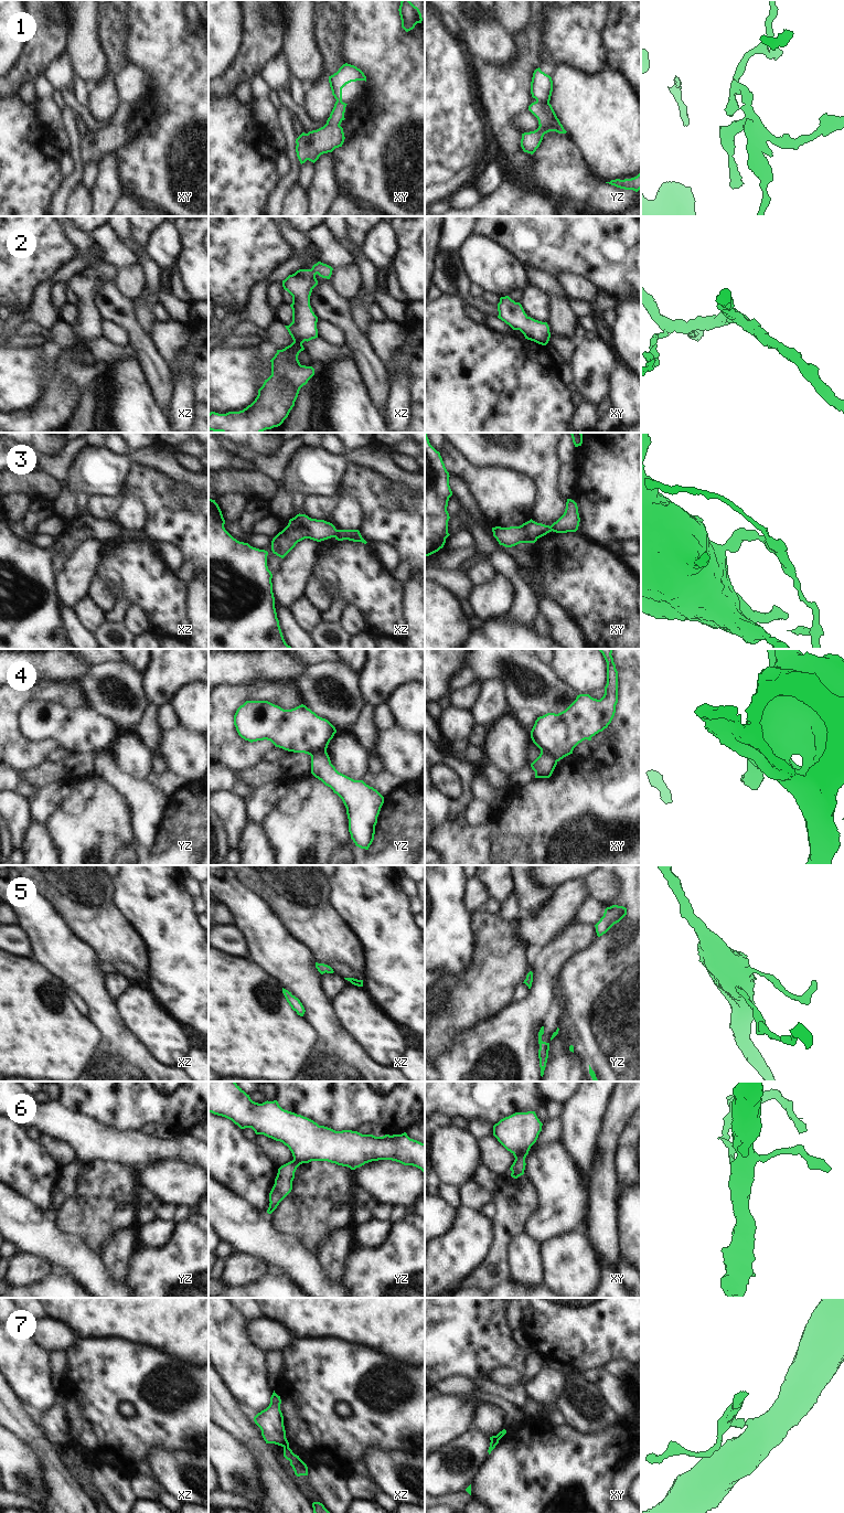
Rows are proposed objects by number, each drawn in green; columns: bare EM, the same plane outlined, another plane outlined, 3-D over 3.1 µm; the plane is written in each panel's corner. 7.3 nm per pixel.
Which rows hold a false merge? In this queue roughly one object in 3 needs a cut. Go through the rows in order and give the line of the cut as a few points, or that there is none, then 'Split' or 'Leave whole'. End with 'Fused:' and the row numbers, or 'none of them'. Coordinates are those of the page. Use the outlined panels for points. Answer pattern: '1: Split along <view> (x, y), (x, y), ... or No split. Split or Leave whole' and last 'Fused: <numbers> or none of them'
1: Split along yz (536, 99), (548, 103). Split
2: No split. Leave whole
3: Split along xz (337, 530), (333, 536). Split
4: Split along xy (541, 749), (549, 754), (556, 762). Split
5: No split. Leave whole
6: No split. Leave whole
7: Split along xz (284, 1446), (288, 1447). Split
Fused: 1, 3, 4, 7.

